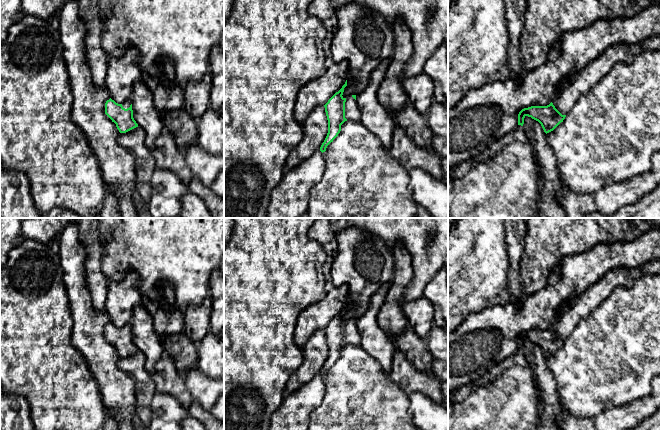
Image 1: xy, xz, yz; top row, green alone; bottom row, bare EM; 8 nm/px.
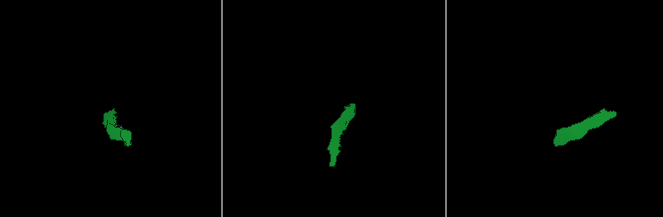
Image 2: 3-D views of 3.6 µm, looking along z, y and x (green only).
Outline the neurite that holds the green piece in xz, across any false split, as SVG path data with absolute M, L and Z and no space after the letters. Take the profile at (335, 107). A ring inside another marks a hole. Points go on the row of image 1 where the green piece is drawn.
M347 80L342 88L336 92L324 105L328 120L328 133L320 147L323 153L327 146L333 142L341 131L341 125L347 120L360 120L361 111L356 102L356 95L344 98L344 88L347 86Z

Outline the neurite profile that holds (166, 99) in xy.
M161 59L162 75L145 77L145 83L153 95L155 107L162 113L167 114L184 108L184 88L176 85L166 86L166 82L173 82L175 68L171 59Z

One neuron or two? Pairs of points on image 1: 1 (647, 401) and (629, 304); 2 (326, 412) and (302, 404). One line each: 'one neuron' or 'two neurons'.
1: two neurons
2: two neurons

